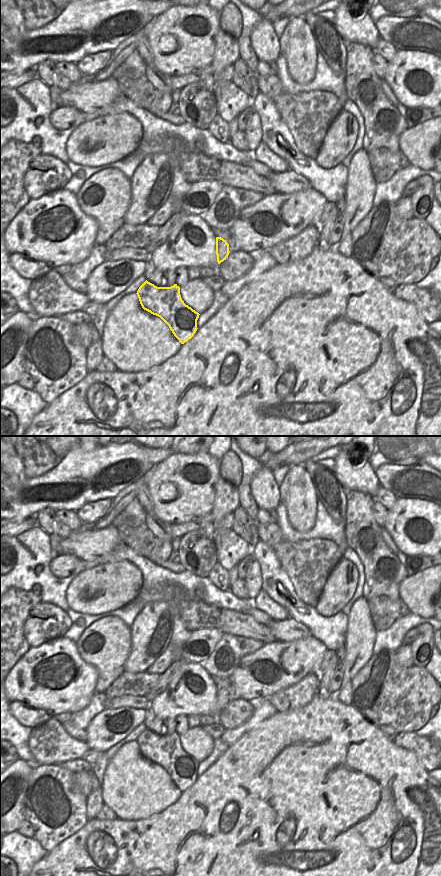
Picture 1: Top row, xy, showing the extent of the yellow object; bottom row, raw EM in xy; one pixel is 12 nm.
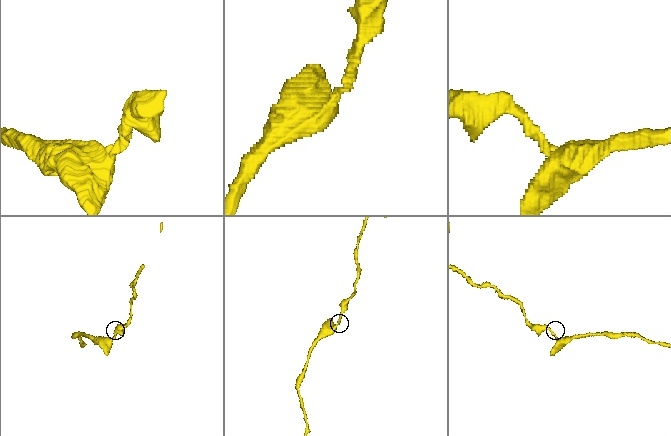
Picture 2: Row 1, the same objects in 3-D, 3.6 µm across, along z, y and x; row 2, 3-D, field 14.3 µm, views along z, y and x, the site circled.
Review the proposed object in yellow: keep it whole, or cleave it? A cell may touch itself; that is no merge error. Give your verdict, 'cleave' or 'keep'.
keep

